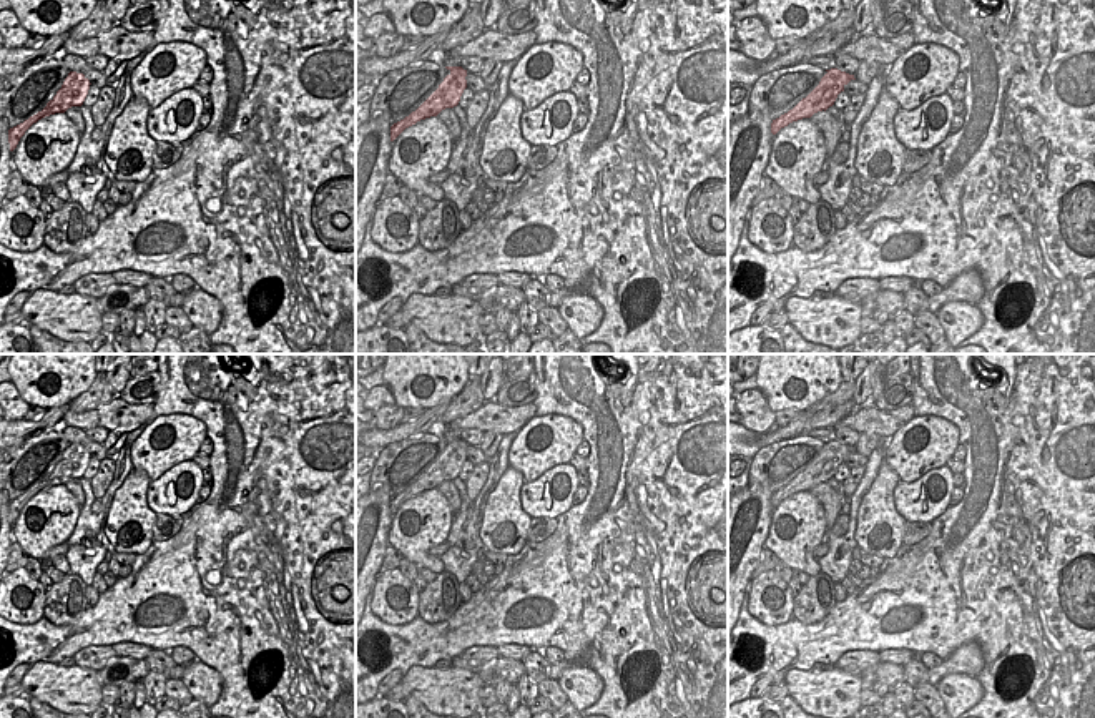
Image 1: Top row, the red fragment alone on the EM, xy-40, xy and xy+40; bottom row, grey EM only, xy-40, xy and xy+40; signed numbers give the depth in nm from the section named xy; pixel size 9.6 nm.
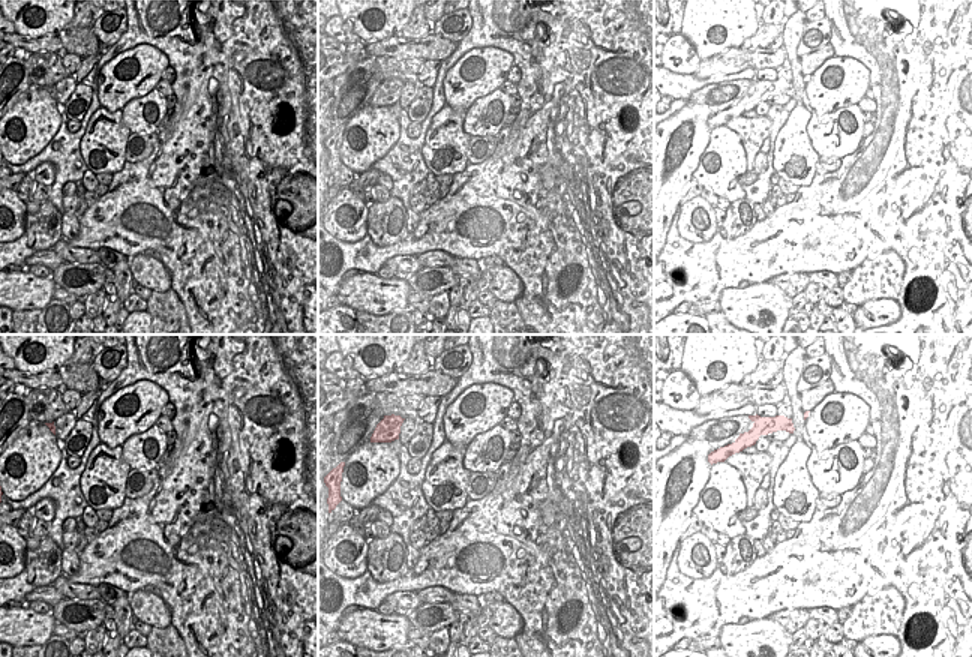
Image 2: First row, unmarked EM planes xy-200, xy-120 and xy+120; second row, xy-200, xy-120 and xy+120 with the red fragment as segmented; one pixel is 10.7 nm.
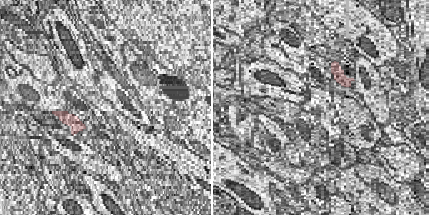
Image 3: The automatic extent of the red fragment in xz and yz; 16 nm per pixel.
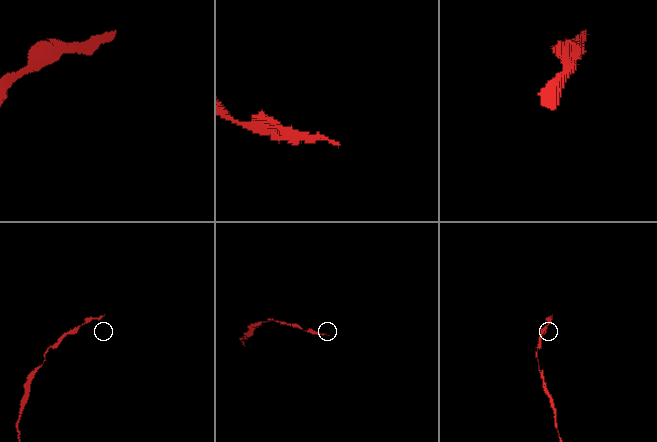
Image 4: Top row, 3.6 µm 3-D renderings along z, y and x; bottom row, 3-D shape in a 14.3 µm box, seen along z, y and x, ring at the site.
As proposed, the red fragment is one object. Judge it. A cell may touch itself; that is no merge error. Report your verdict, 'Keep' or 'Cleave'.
Keep

